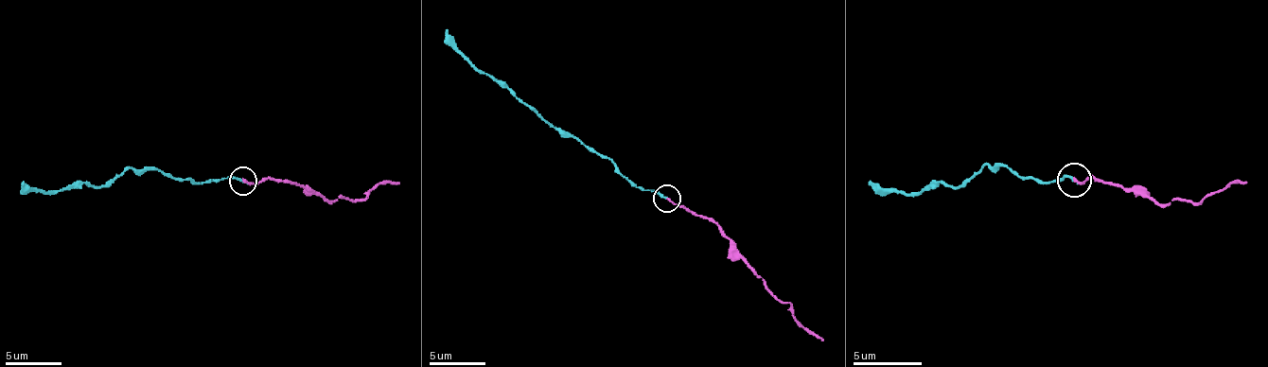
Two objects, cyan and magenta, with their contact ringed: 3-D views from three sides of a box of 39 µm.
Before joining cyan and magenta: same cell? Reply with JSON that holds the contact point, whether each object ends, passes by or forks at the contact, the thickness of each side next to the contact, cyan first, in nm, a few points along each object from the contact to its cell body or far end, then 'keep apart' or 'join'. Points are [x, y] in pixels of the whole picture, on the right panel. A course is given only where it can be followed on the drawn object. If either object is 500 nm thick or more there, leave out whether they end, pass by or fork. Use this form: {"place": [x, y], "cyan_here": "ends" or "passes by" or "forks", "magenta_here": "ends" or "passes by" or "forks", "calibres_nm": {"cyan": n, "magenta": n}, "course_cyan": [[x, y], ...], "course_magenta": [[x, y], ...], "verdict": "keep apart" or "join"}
{"place": [1074, 180], "cyan_here": "ends", "magenta_here": "ends", "calibres_nm": {"cyan": 150, "magenta": 160}, "course_cyan": [[1073, 179], [1025, 179], [1008, 166], [991, 166], [959, 185], [936, 183], [923, 193], [895, 193], [868, 183]], "course_magenta": [[1073, 179], [1103, 179], [1158, 203], [1189, 200], [1200, 203], [1230, 183], [1247, 183]], "verdict": "join"}

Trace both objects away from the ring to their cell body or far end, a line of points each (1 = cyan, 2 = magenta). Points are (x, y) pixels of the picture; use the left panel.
1: (243, 180), (204, 183), (167, 177), (159, 168), (131, 168), (102, 185), (35, 191), (21, 183)
2: (243, 180), (291, 180), (327, 200), (347, 197), (364, 200), (381, 183), (398, 183)

